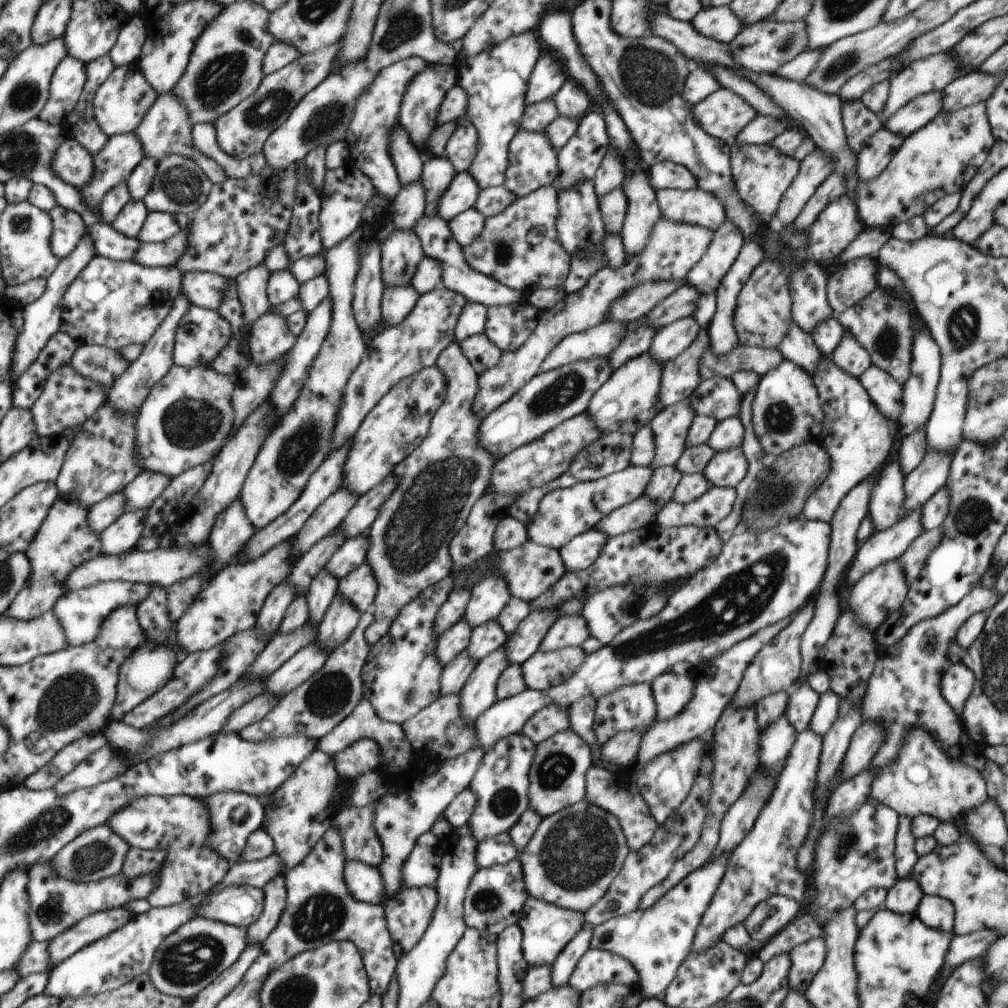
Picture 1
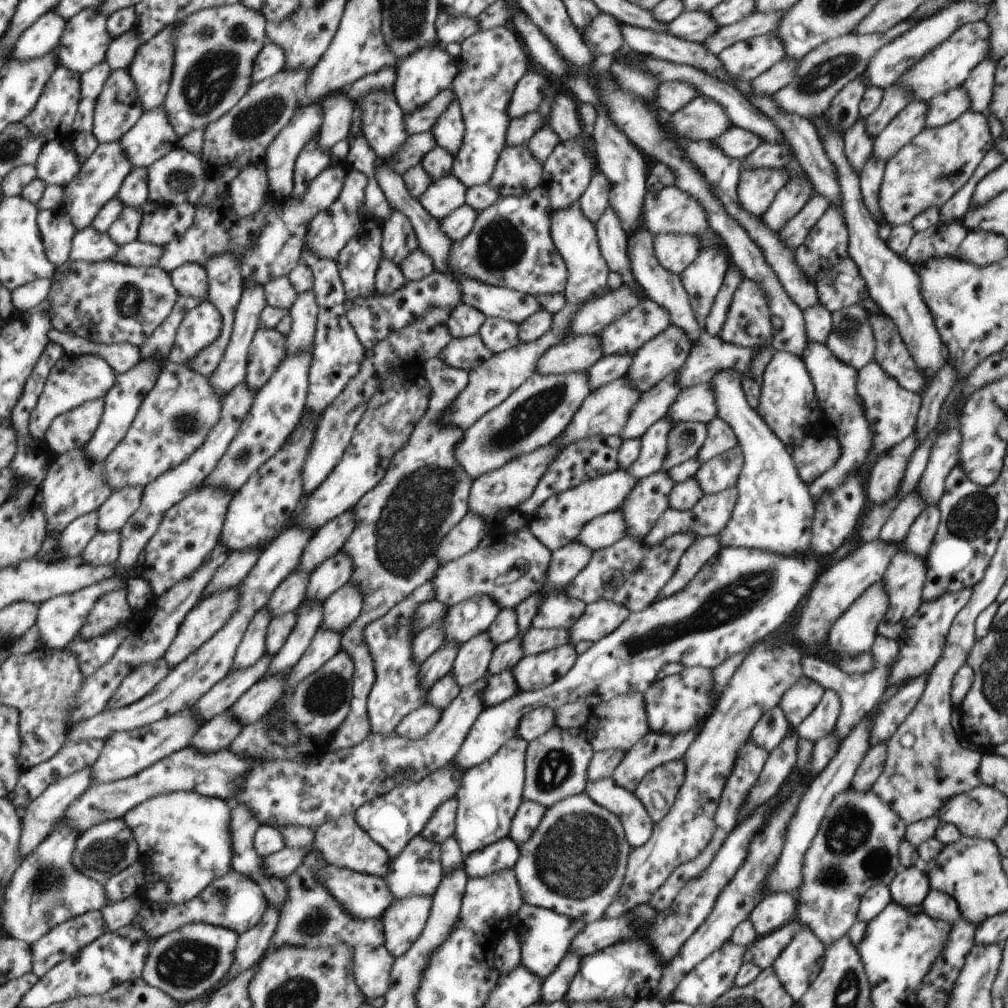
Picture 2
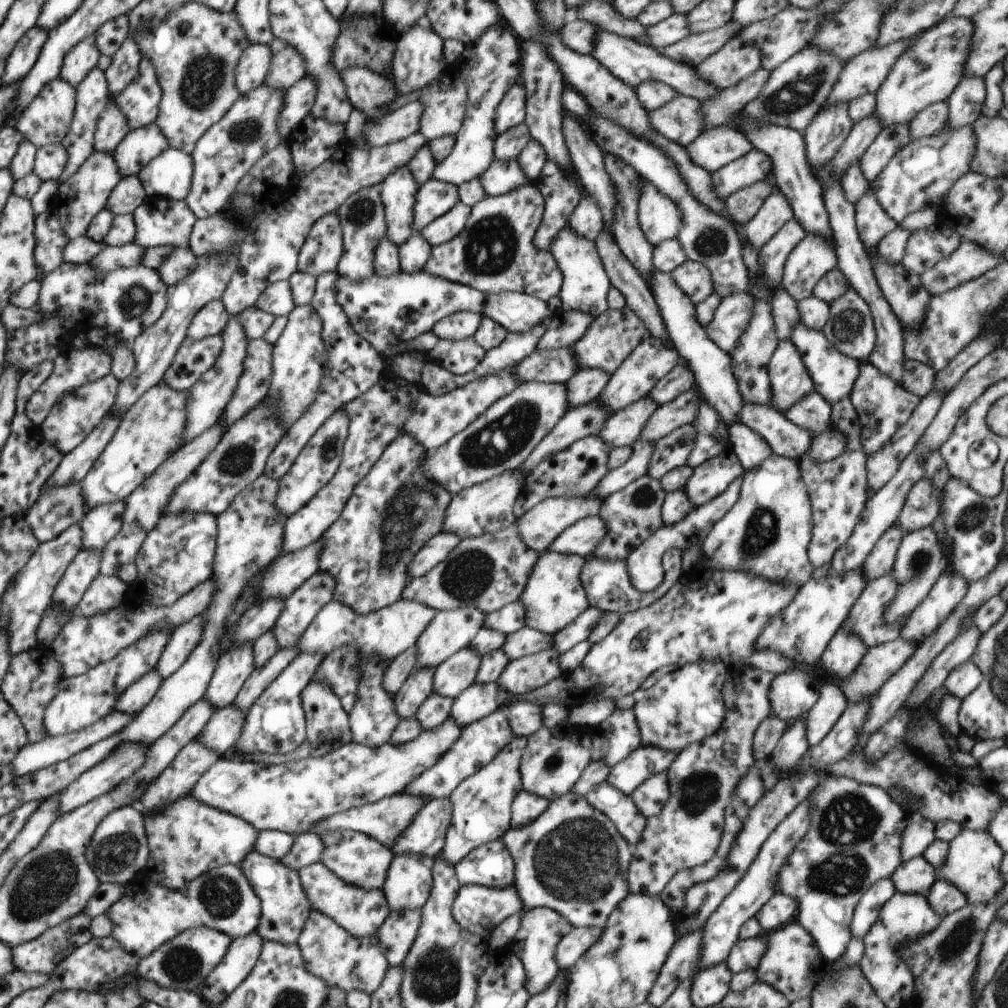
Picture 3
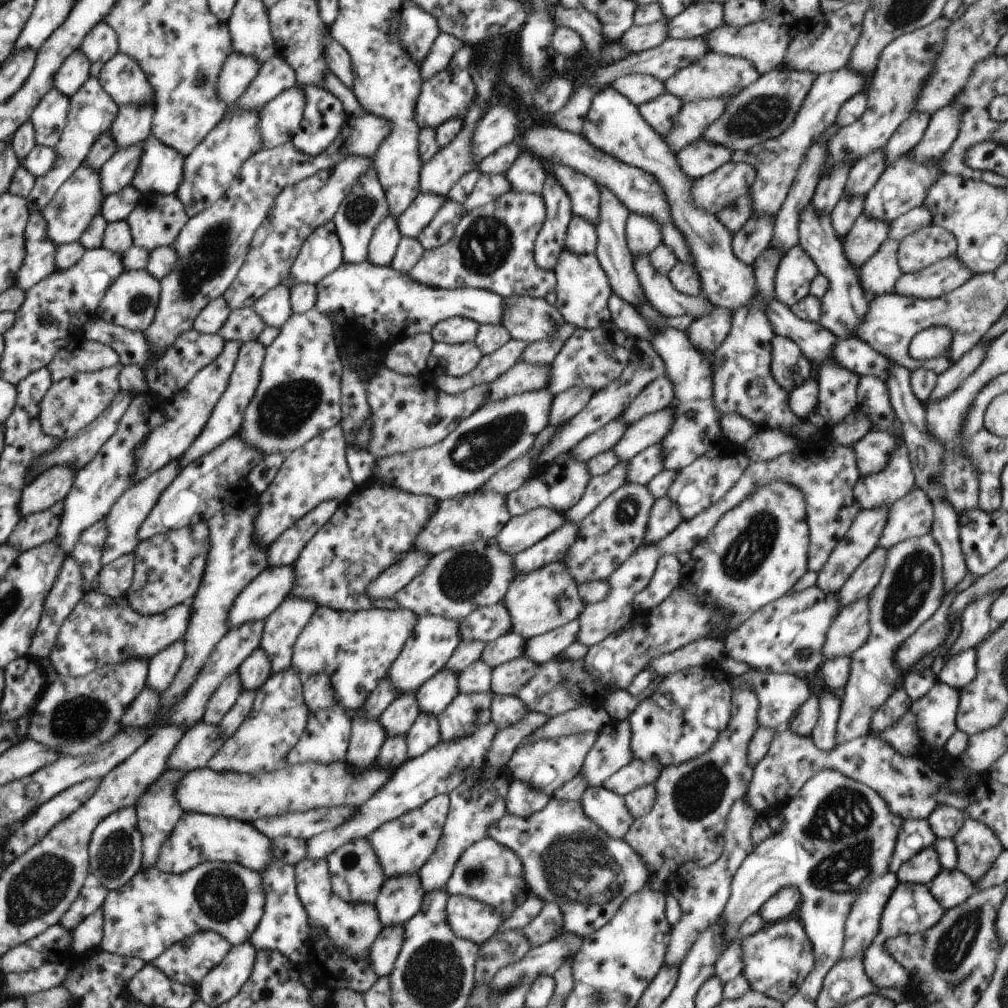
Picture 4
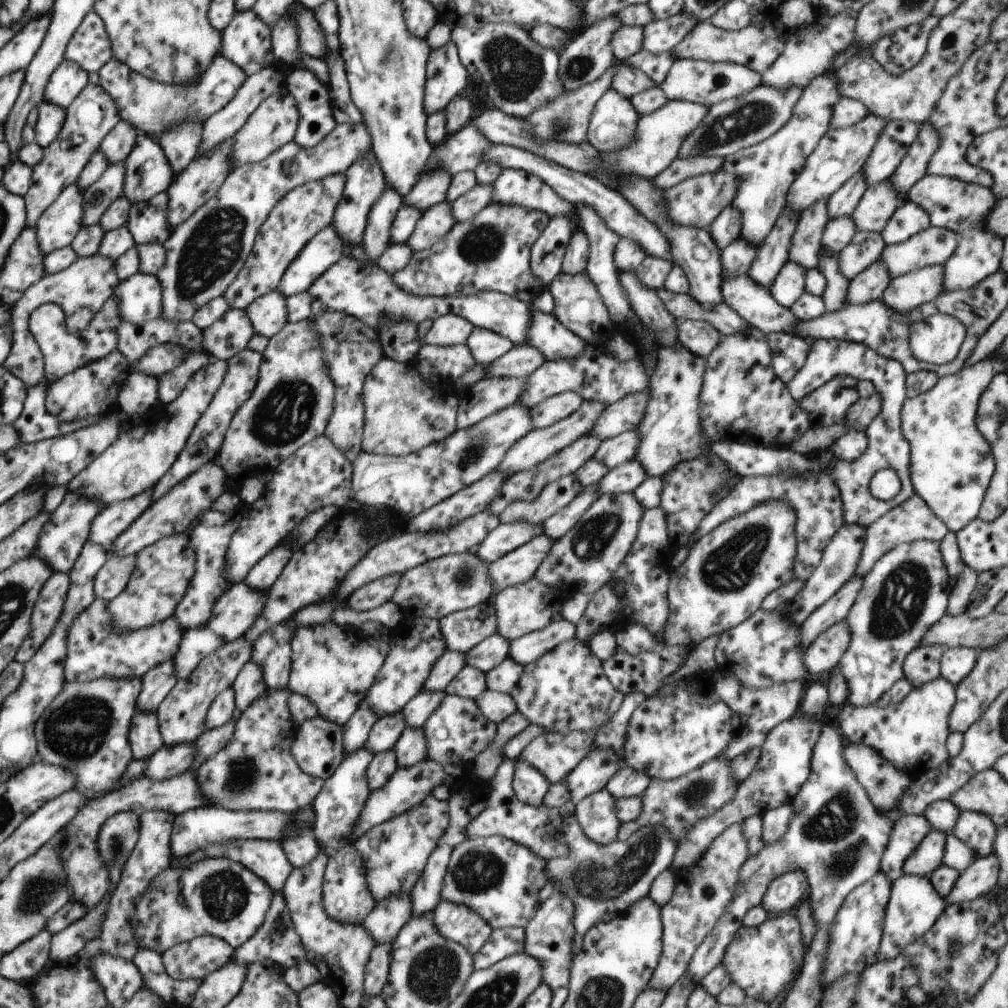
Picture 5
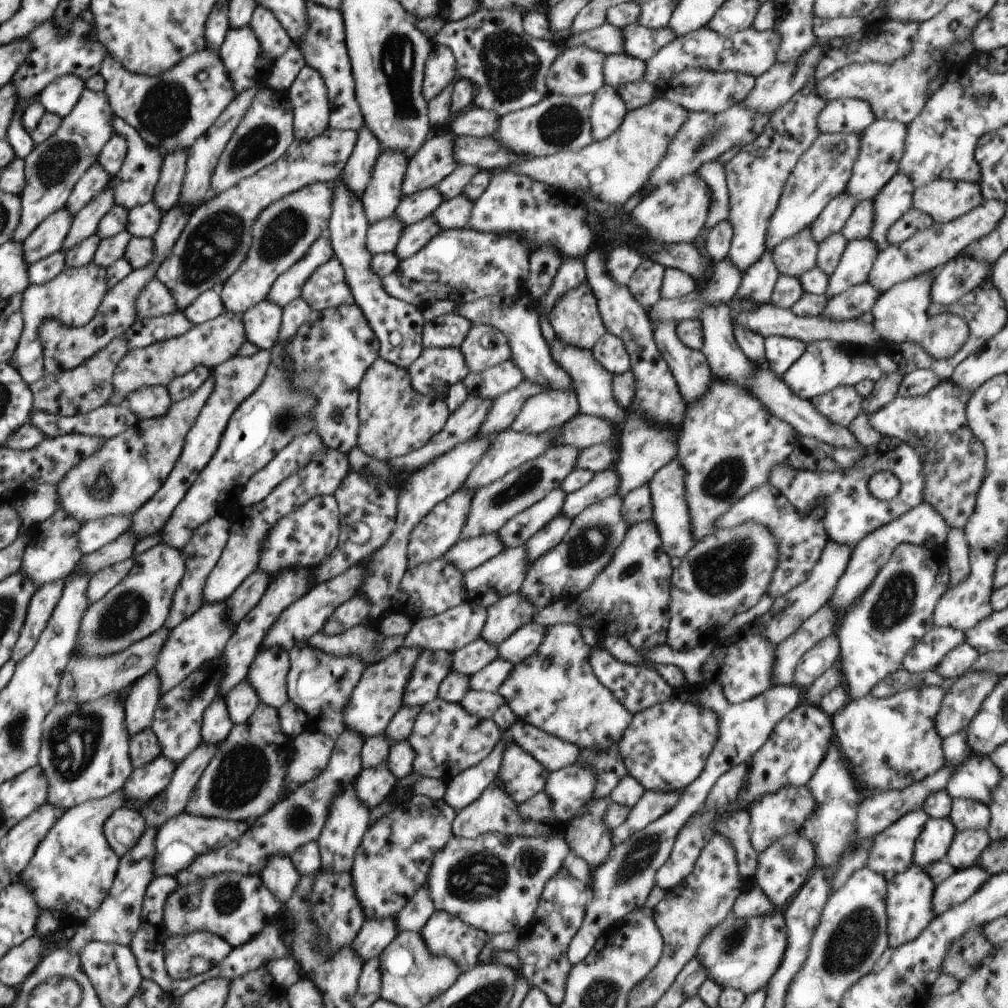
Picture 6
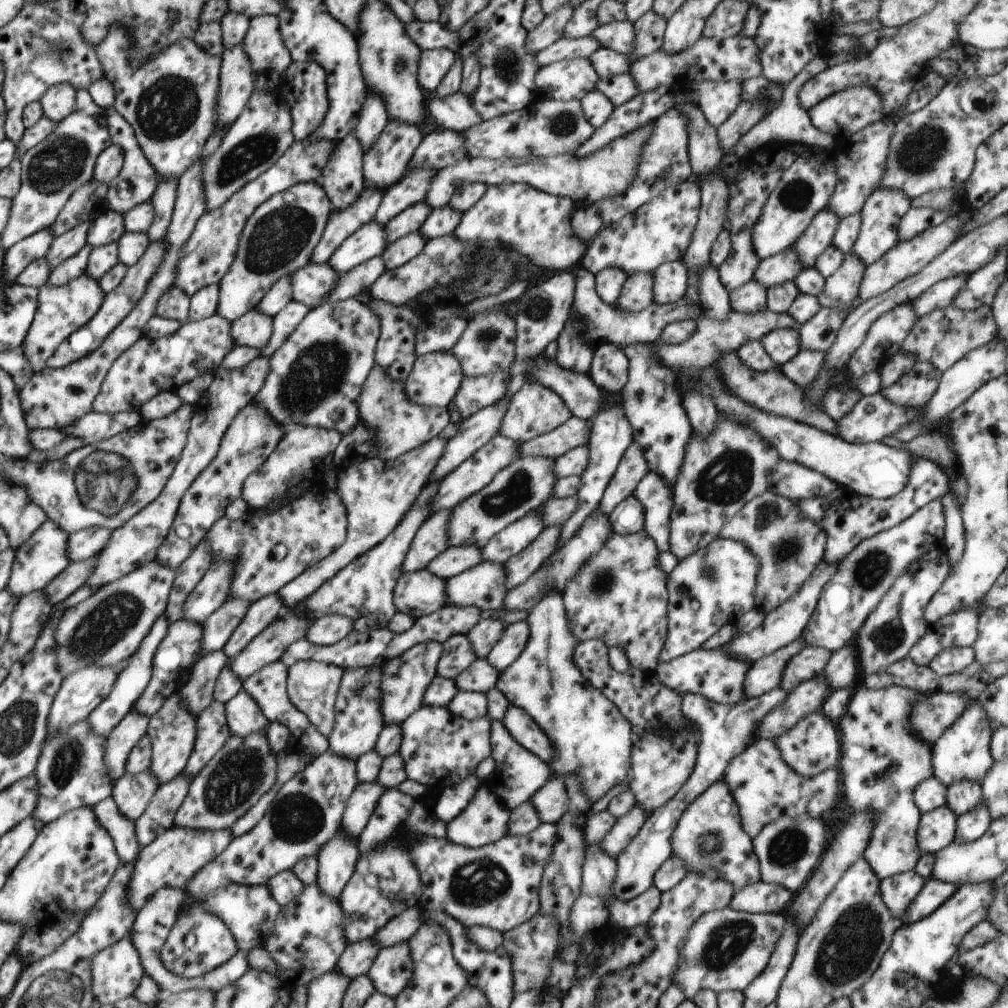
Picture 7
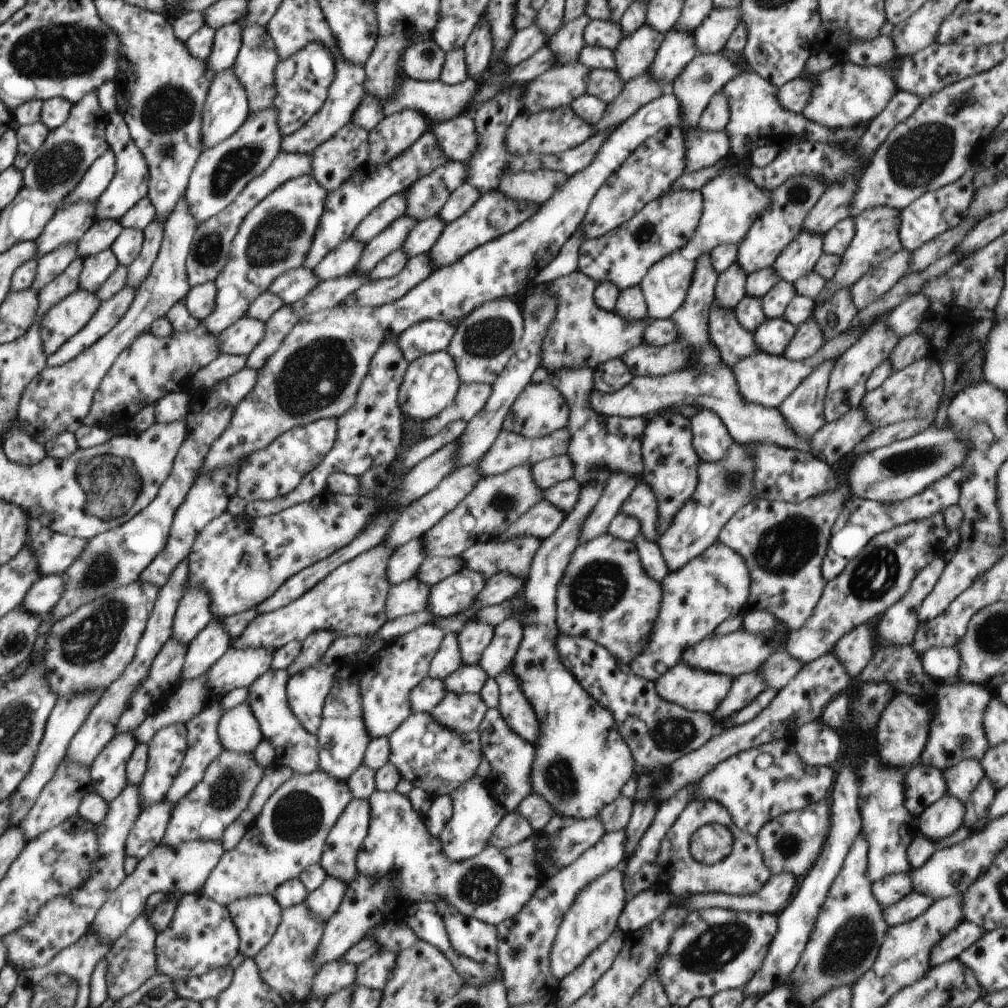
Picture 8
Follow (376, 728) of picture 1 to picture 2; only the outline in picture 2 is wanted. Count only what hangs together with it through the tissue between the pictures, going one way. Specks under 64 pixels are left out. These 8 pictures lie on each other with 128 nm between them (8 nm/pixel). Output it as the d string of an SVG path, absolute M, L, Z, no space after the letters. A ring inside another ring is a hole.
M437 357L424 362L423 369L431 391L429 408L416 424L408 443L394 454L384 477L353 507L355 527L339 549L351 559L351 582L357 587L363 606L341 639L341 650L353 663L350 711L344 729L332 736L326 752L351 748L371 735L367 697L374 685L375 673L364 630L433 578L440 566L435 558L437 546L467 515L467 501L474 481L456 463L453 454L464 431L442 425L441 414L464 391L469 373L451 368Z

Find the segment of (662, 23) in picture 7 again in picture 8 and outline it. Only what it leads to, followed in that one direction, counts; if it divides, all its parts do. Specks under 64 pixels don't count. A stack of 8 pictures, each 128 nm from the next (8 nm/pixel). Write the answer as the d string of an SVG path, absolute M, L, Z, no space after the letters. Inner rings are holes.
M642 24L636 32L624 37L618 48L613 50L615 71L620 74L622 82L630 82L651 69L663 38L662 33L650 28L648 24Z

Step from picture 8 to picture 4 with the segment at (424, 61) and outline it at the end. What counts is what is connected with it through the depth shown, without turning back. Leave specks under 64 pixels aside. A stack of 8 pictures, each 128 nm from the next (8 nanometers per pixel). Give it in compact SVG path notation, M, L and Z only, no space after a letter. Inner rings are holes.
M465 45L460 52L456 52L452 56L452 62L440 74L421 83L420 94L416 98L416 110L414 110L414 118L416 118L420 130L424 130L424 128L436 130L436 128L440 128L440 124L444 124L452 118L463 118L466 114L468 106L472 104L476 95L476 85L469 69L473 52L471 45Z

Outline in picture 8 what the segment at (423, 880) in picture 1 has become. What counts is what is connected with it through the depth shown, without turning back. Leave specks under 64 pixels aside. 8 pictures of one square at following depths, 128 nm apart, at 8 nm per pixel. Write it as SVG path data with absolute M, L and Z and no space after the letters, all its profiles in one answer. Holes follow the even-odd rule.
M341 959L322 965L312 980L310 993L316 998L328 998L338 990L353 986L356 982L356 968L358 965Z

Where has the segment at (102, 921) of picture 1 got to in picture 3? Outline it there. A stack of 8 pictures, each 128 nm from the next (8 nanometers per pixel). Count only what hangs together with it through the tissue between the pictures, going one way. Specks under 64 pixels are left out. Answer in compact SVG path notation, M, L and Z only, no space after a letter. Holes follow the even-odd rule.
M80 913L75 917L69 918L59 925L53 926L43 933L42 937L35 938L34 941L23 943L12 947L12 964L14 968L24 972L34 972L40 974L51 974L59 962L72 954L74 950L92 940L90 924L92 918Z

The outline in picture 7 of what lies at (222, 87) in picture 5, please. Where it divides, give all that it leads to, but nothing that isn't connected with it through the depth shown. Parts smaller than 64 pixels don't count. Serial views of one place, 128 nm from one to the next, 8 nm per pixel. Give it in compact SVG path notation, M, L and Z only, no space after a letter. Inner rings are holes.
M114 22L106 40L95 46L104 77L114 87L114 110L131 123L139 145L148 153L148 158L152 158L159 179L179 179L200 160L208 138L214 133L222 58L208 54L193 40L180 38L172 46L150 56L142 68L132 68L130 46L132 32L120 22Z

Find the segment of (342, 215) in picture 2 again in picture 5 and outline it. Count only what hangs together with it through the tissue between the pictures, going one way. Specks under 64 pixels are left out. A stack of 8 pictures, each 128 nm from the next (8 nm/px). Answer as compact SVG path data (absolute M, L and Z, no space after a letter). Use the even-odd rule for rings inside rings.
M334 227L323 228L290 263L282 275L278 292L287 299L307 291L344 254L343 242Z

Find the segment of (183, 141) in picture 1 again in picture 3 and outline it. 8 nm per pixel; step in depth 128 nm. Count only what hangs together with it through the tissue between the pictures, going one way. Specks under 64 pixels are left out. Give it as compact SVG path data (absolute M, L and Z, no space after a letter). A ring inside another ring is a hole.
M156 121L142 128L130 129L113 152L118 172L123 178L137 175L151 160L168 148L170 142Z

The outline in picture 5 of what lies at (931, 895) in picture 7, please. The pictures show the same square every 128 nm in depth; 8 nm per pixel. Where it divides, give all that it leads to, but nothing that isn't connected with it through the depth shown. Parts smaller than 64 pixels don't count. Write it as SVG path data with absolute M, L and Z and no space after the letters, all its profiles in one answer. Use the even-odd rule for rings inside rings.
M992 853L986 858L975 860L960 873L952 892L945 898L946 905L968 902L988 894L997 888L1000 876L1000 860Z

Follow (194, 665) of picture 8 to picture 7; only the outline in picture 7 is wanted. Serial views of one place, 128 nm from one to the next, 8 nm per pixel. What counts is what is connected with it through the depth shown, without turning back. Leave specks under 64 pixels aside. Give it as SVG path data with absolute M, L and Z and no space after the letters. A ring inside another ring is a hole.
M229 596L228 600L217 608L204 621L204 638L202 638L202 656L210 652L222 651L230 635L238 628L251 603L242 598Z

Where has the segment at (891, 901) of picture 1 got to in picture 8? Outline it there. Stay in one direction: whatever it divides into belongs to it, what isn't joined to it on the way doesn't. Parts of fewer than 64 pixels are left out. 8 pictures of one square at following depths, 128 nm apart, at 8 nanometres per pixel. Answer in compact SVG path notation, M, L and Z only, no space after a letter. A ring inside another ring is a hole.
M950 796L938 800L916 818L919 834L933 843L952 836L962 826L966 809L965 802Z

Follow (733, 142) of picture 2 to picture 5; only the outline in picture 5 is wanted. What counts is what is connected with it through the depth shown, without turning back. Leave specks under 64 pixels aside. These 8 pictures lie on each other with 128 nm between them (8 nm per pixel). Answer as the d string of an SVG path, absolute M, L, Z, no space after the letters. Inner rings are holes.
M692 156L692 158L676 158L674 162L661 172L652 184L660 190L672 188L688 178L696 178L703 174L712 174L722 169L724 159L720 156Z

